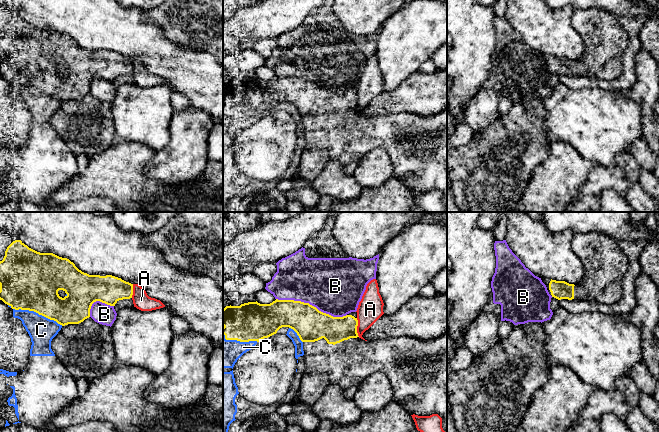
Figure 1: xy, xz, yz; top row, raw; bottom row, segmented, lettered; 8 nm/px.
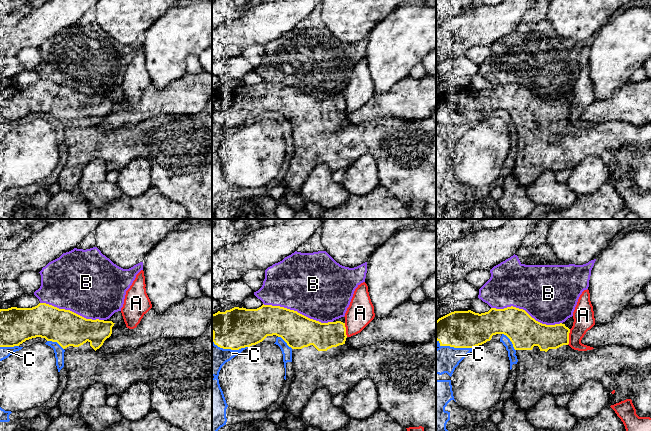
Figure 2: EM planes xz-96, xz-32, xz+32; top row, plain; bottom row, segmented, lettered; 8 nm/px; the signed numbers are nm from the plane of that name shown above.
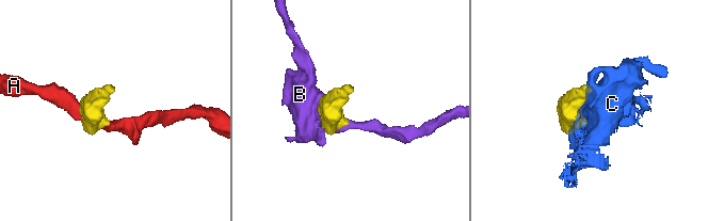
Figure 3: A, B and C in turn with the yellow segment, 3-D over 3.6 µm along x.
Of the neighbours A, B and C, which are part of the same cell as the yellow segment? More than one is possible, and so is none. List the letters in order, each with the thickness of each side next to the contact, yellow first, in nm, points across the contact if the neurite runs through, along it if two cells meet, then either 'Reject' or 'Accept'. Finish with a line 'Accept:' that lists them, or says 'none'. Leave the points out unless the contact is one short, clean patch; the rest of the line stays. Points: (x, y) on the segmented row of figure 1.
A: Thickness 220 nm (yellow) against 200 nm. Boundary: xz (356, 318), (357, 334), (359, 336). Reject
B: Thickness 260 nm (yellow) against 460 nm. Reject
C: Thickness 440 nm (yellow) against 220 nm. Reject
Accept: none

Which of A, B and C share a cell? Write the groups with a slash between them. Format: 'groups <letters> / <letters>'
groups A / B / C

